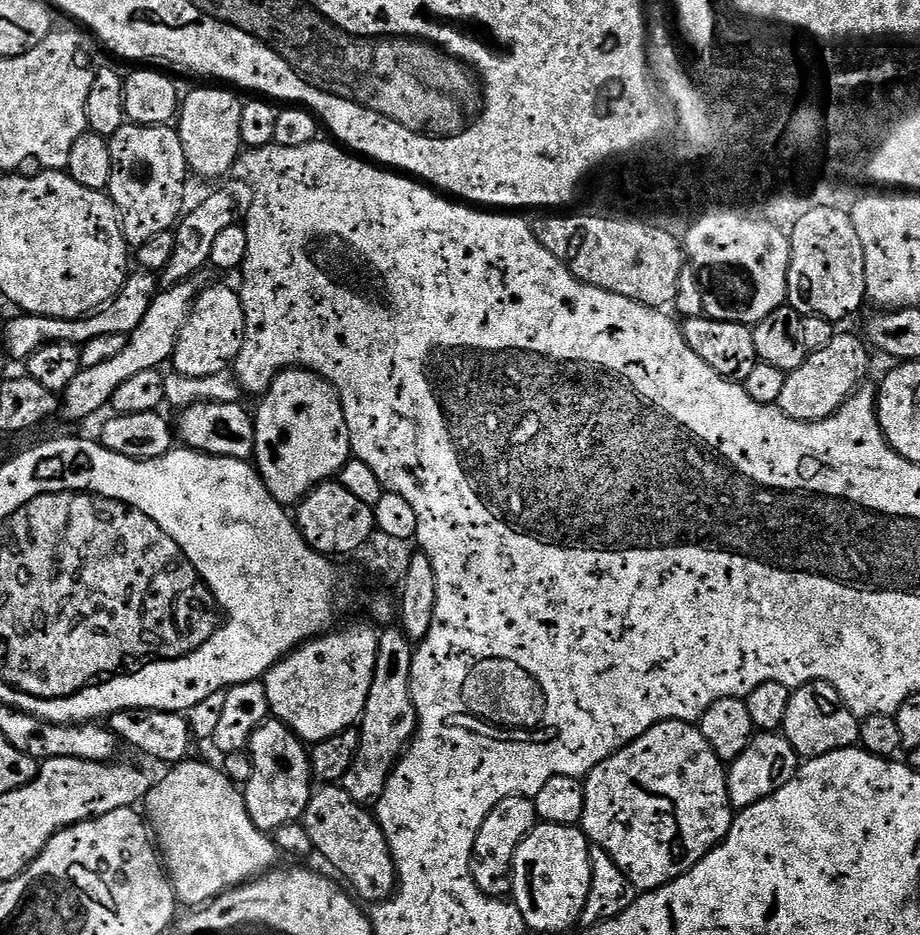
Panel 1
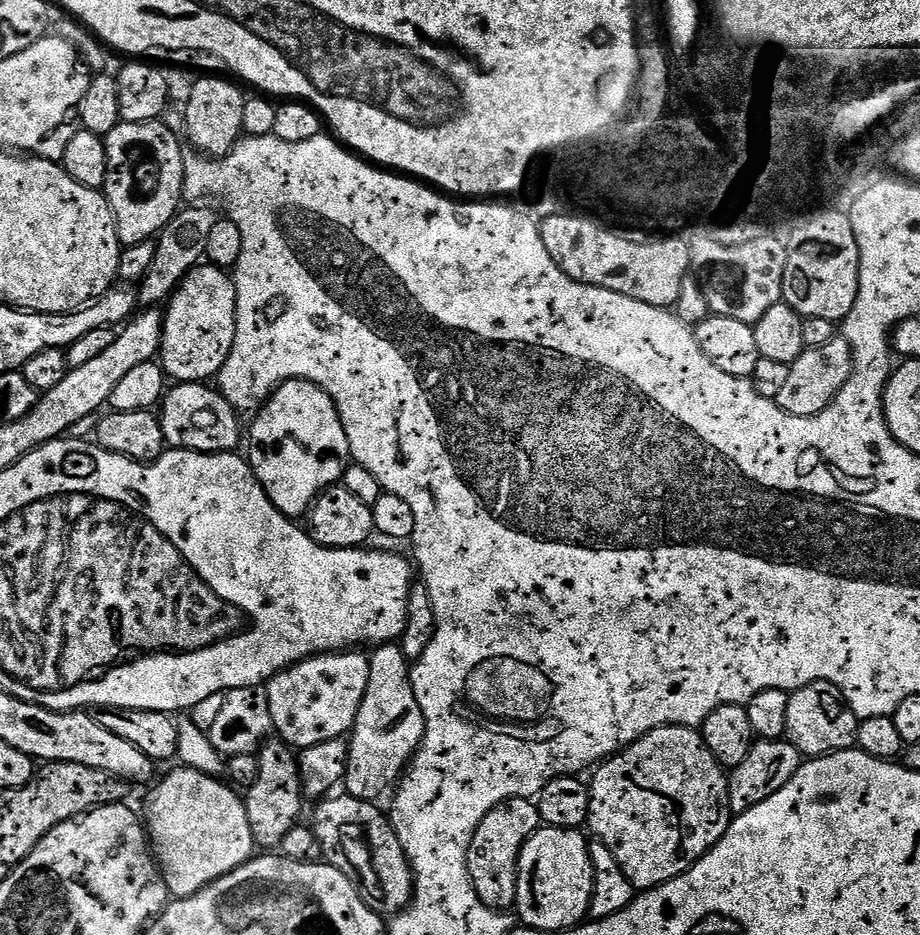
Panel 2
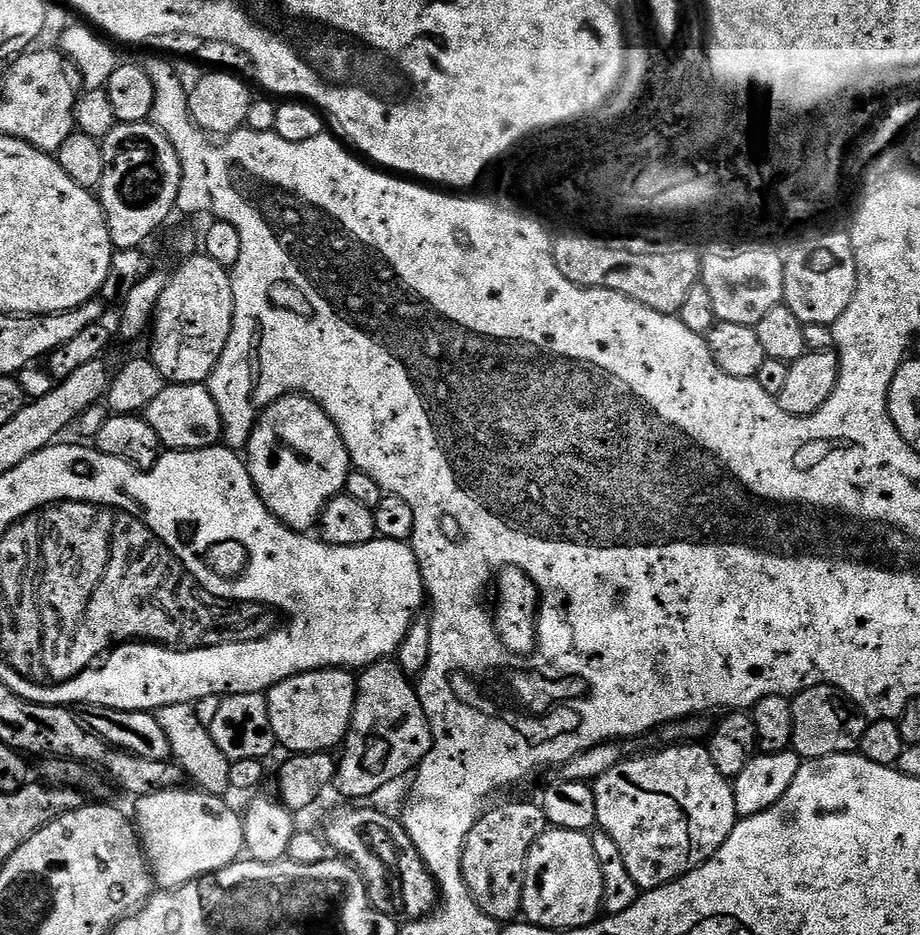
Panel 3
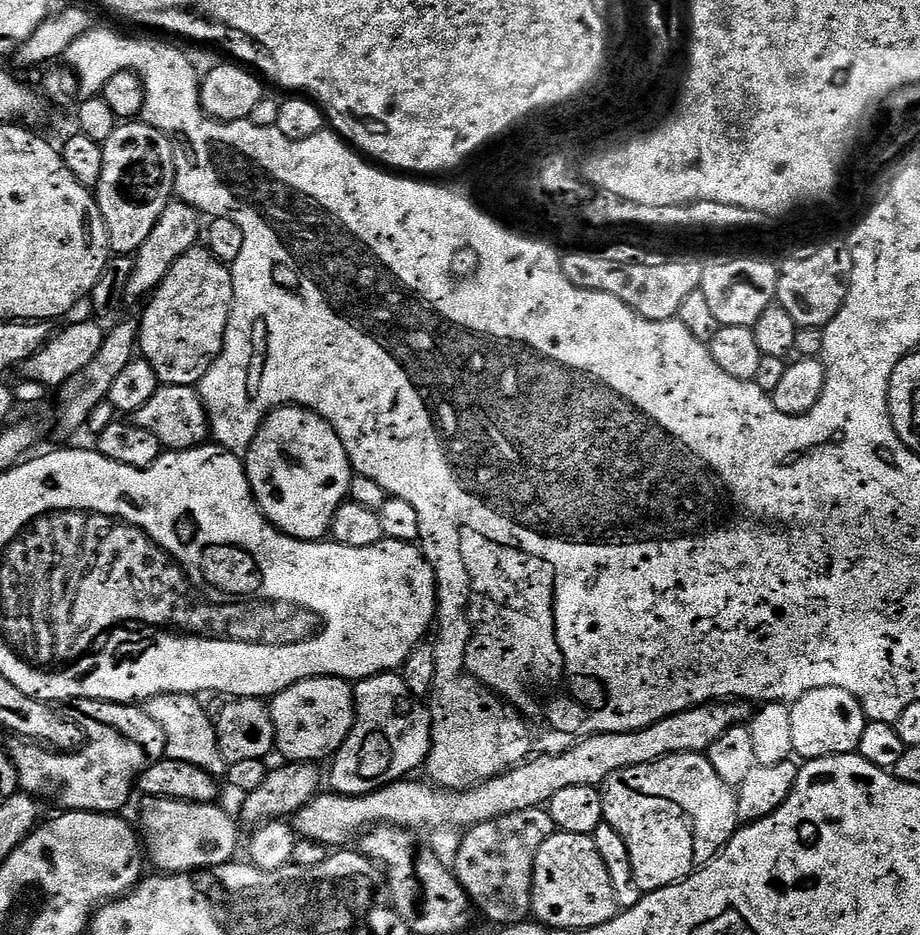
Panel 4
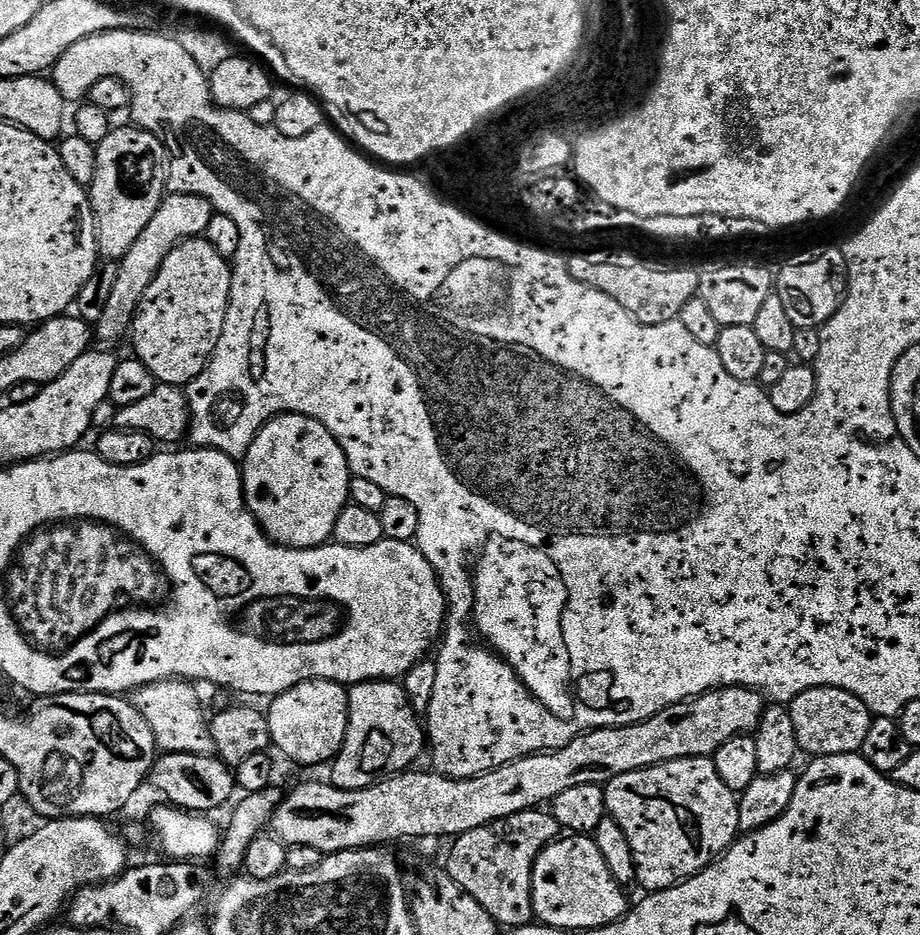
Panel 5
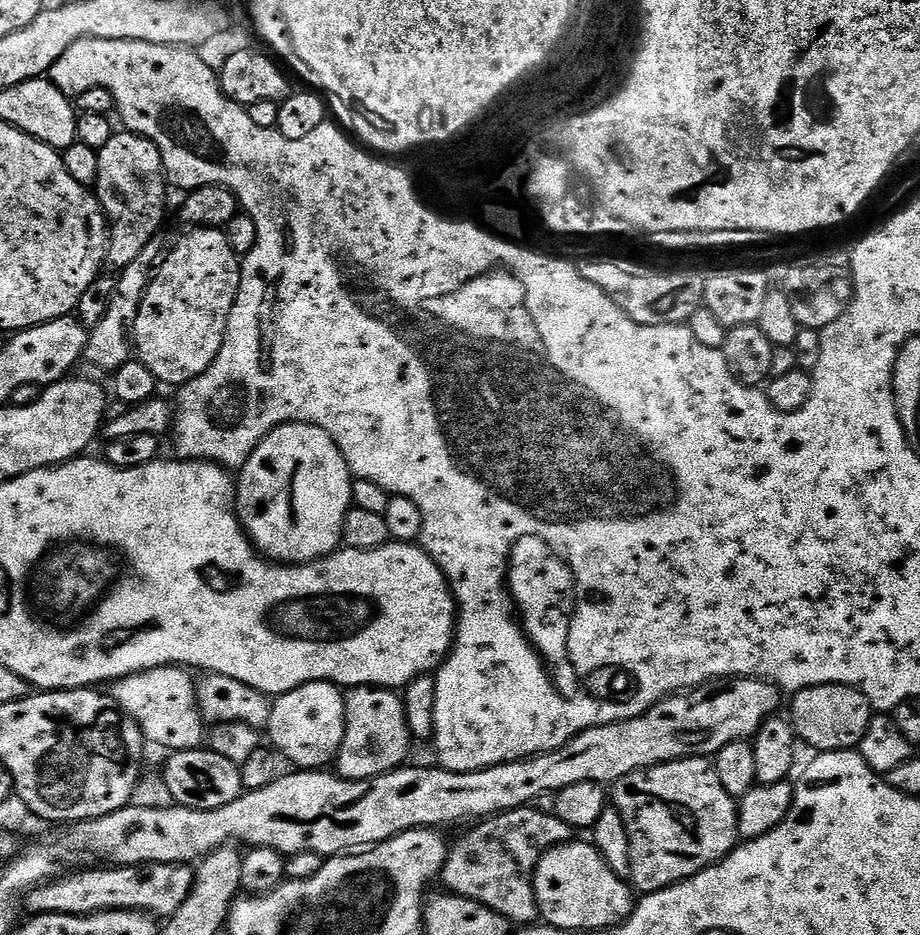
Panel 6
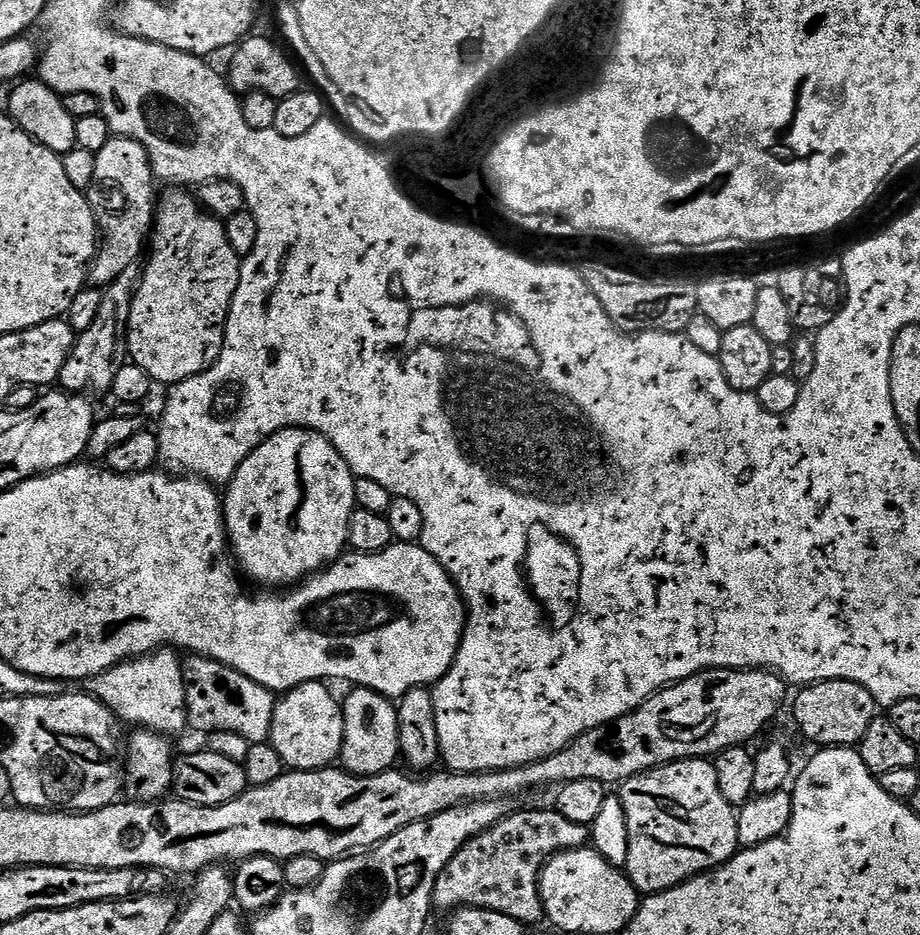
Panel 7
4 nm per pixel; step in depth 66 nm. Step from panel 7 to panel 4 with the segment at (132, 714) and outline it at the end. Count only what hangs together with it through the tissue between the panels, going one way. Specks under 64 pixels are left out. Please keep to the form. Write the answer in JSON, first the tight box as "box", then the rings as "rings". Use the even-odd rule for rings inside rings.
{"box":[146,694,228,778],"rings":[[[170,694],[156,696],[147,701],[146,710],[158,726],[162,726],[162,734],[166,738],[167,759],[178,762],[190,762],[190,766],[198,766],[213,778],[220,778],[227,773],[228,763],[219,749],[218,734],[213,717],[209,715],[205,705],[199,704],[192,694]]]}

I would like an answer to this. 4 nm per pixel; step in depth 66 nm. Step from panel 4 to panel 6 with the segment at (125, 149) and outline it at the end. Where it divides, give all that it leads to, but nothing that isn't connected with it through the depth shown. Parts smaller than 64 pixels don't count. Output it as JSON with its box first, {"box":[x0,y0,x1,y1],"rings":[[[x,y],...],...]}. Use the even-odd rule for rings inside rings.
{"box":[94,130,166,270],"rings":[[[127,130],[117,131],[98,149],[98,178],[94,195],[110,221],[110,235],[106,249],[107,267],[119,270],[133,264],[143,254],[164,216],[164,188],[166,177],[162,154],[154,142],[135,136]]]}

